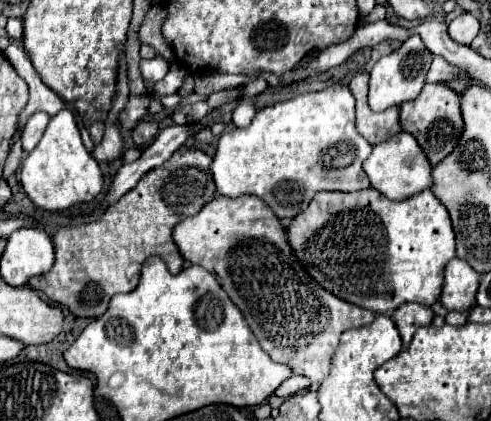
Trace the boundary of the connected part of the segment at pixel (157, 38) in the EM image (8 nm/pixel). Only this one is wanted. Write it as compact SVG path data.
M155 5L149 9L149 13L145 15L139 31L137 31L137 39L141 39L141 43L151 45L161 57L165 57L167 61L173 59L173 51L169 49L169 45L165 43L163 35L161 35L161 23L167 17L163 7Z

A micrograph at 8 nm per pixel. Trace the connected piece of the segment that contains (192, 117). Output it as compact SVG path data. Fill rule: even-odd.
M201 101L201 103L191 103L191 105L179 107L179 109L171 115L171 119L173 119L177 125L185 125L185 123L193 123L193 121L203 119L203 117L207 115L207 111L209 111L209 107L207 107L205 101Z

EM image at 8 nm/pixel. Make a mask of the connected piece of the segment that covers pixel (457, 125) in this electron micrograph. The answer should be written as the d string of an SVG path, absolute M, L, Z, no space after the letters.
M425 83L423 91L419 93L417 99L407 101L399 107L399 123L401 129L411 133L423 153L427 155L431 165L437 165L441 159L445 159L453 147L459 141L459 135L463 131L463 119L461 119L461 109L459 109L459 95L451 91L449 87L443 85L429 85Z

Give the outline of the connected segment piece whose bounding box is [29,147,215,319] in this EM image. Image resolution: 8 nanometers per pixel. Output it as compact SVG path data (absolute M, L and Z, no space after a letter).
M181 147L171 155L171 159L167 163L145 173L139 179L139 183L131 191L127 191L119 201L111 203L99 219L89 221L89 231L87 231L85 223L61 227L53 235L53 245L55 245L55 265L53 265L53 269L49 273L41 275L41 277L33 277L29 281L29 287L43 291L53 303L65 305L71 311L71 315L75 315L75 317L95 319L95 317L101 317L105 313L107 303L115 293L127 293L127 291L133 291L137 287L141 263L147 257L157 255L165 261L167 269L173 275L179 273L183 269L183 257L173 243L171 229L181 219L195 215L207 201L211 201L215 197L215 185L213 185L213 179L211 179L209 165L211 165L211 157L205 155L203 151L193 149L193 147Z

